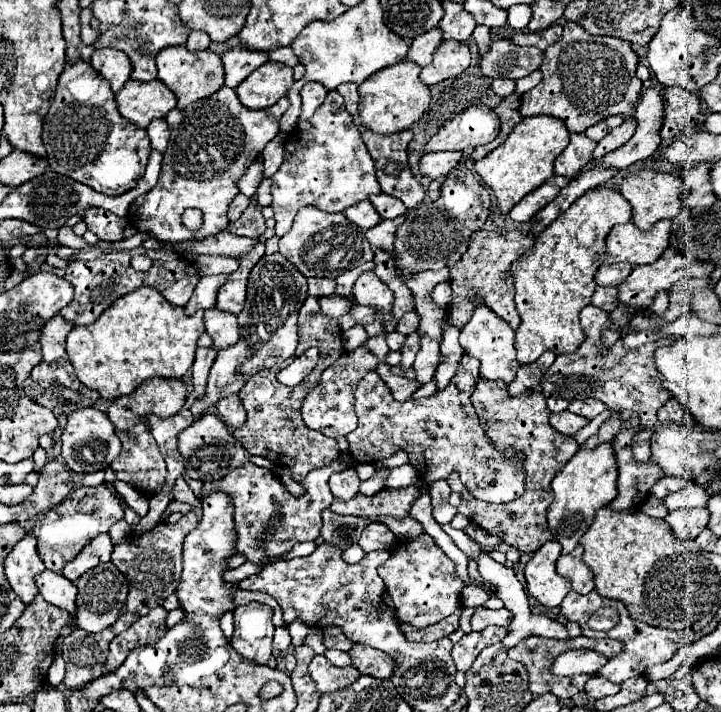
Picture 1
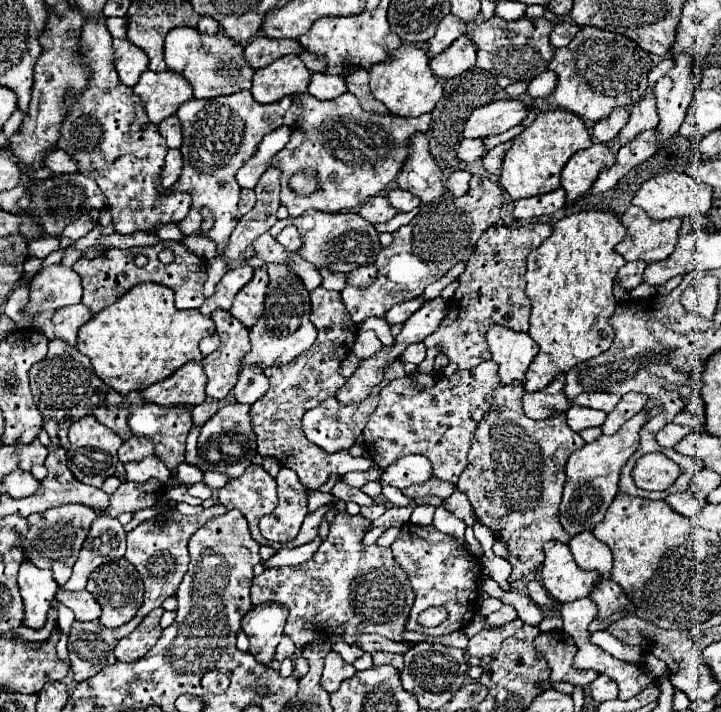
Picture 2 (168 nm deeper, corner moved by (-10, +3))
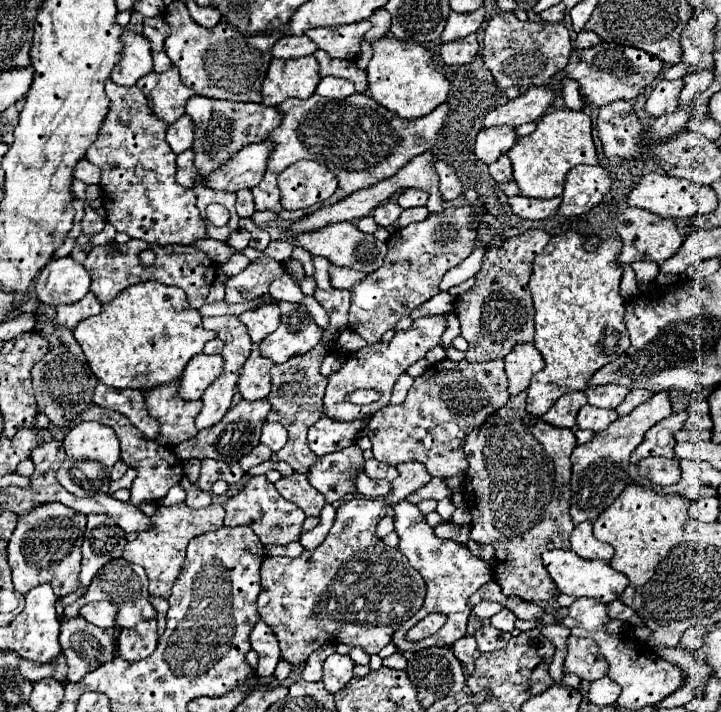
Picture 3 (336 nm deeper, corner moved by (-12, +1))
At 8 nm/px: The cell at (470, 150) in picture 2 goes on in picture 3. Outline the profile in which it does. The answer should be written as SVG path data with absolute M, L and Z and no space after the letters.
M486 128L480 130L474 142L474 152L478 160L484 164L492 164L498 160L502 152L508 152L516 144L516 134L514 128Z

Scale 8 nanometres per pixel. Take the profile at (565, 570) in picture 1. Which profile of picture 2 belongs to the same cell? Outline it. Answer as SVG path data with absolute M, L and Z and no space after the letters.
M586 530L582 534L572 536L568 546L574 554L576 564L582 570L596 570L602 576L606 576L612 570L612 552L610 552L610 548L604 542L596 540L592 532Z

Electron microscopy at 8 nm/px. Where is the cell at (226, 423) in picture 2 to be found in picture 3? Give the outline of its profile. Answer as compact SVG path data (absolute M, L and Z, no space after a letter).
M242 400L234 408L226 412L226 416L212 428L200 430L192 440L180 442L174 446L174 452L178 458L188 460L188 458L214 458L214 460L240 460L244 454L248 454L254 446L260 442L260 430L264 424L264 416L270 412L270 404L266 400L256 400L256 402L246 402Z

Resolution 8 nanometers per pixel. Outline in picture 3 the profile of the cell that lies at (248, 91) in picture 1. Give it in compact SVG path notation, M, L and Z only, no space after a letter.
M312 56L294 60L272 60L268 74L262 82L262 102L278 106L286 98L310 98L320 82L318 66Z

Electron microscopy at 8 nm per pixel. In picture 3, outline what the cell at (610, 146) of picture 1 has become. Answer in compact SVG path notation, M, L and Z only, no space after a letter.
M660 80L654 86L652 94L648 96L644 110L654 118L674 112L678 106L678 94L682 88L684 88L682 80Z

